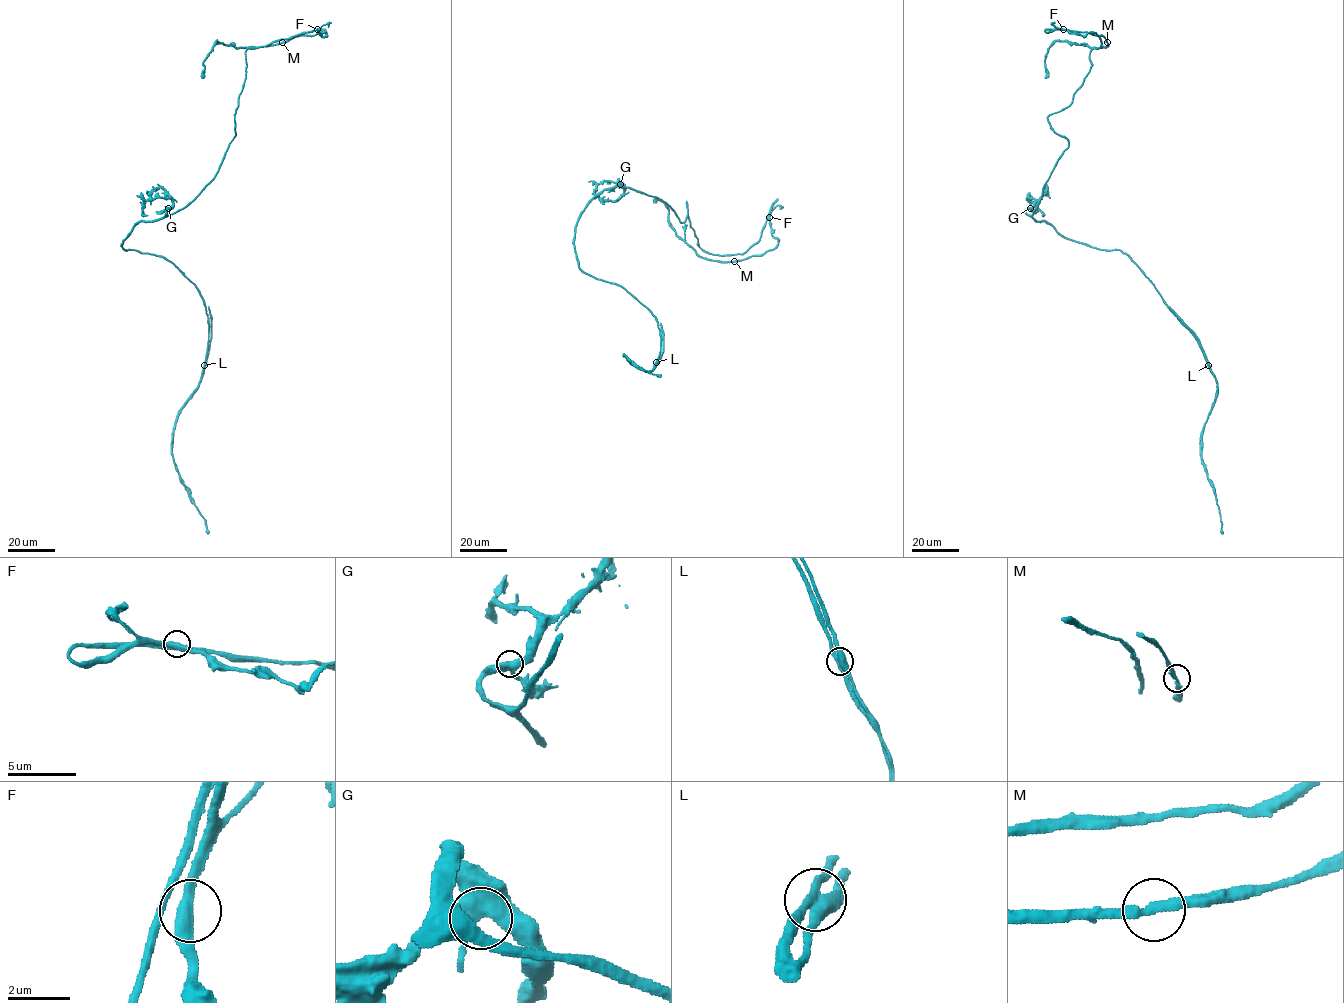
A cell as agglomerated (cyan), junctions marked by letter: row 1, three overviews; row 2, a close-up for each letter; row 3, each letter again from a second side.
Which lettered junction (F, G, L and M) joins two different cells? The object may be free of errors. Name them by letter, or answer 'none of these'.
L

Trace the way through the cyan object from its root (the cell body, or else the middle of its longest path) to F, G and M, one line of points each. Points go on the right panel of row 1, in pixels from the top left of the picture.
F: (1039, 202), (1069, 145), (1047, 118), (1070, 104), (1090, 70), (1090, 51), (1101, 45), (1097, 36), (1063, 29)
G: (1039, 202), (1031, 215), (1025, 212), (1030, 208)
M: (1039, 202), (1069, 145), (1047, 118), (1070, 104), (1090, 51), (1101, 45), (1063, 29), (1107, 42)

